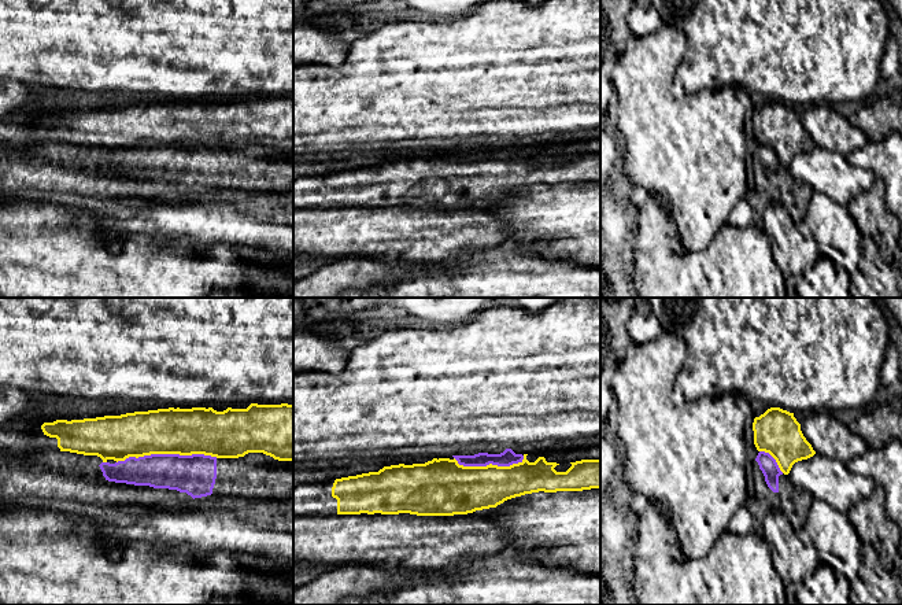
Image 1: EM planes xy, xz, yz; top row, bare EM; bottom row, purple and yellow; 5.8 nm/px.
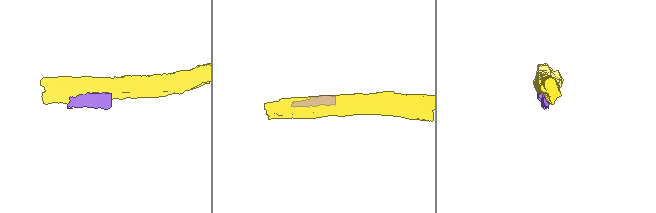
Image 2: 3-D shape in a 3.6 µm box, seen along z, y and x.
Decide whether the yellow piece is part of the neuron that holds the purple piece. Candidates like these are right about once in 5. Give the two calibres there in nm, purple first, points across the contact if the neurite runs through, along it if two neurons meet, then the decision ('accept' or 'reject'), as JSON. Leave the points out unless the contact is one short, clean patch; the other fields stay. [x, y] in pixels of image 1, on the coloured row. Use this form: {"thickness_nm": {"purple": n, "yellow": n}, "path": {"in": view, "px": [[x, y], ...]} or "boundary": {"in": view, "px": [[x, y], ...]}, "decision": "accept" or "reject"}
{"thickness_nm": {"purple": 240, "yellow": 280}, "decision": "reject"}

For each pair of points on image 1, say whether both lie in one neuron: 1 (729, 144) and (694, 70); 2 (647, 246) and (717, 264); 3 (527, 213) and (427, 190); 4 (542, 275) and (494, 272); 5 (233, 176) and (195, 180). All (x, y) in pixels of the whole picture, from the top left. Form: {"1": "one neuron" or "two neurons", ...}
{"1": "two neurons", "2": "one neuron", "3": "two neurons", "4": "one neuron", "5": "one neuron"}

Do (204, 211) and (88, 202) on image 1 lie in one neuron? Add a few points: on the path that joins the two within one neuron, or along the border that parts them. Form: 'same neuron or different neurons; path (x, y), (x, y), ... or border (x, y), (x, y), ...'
same neuron; path (176, 221), (126, 221), (117, 211)

